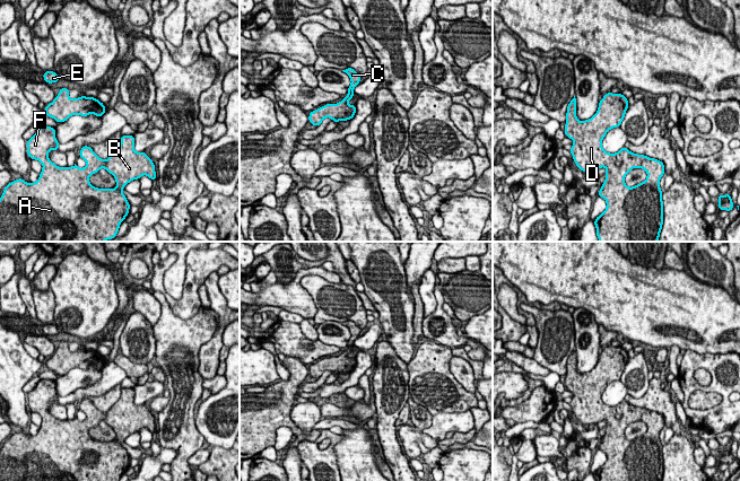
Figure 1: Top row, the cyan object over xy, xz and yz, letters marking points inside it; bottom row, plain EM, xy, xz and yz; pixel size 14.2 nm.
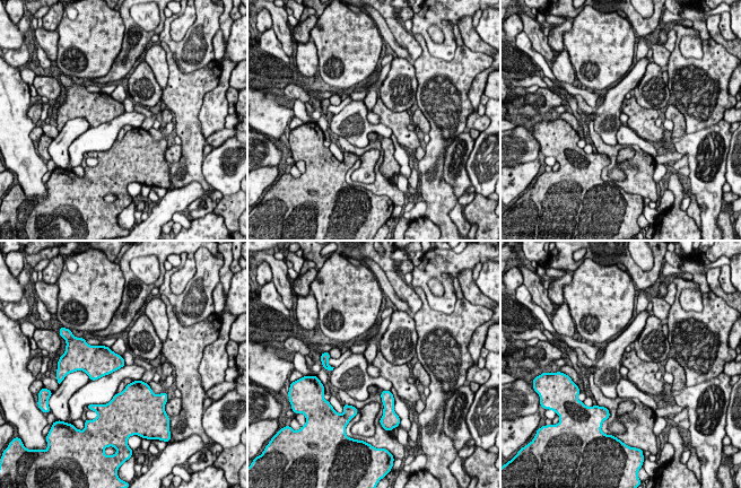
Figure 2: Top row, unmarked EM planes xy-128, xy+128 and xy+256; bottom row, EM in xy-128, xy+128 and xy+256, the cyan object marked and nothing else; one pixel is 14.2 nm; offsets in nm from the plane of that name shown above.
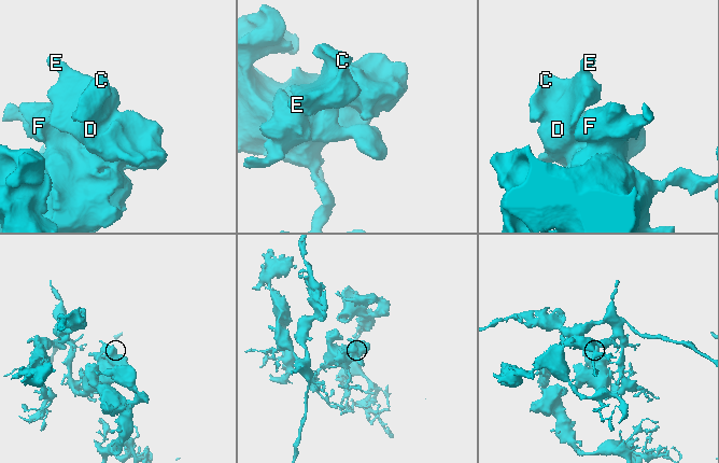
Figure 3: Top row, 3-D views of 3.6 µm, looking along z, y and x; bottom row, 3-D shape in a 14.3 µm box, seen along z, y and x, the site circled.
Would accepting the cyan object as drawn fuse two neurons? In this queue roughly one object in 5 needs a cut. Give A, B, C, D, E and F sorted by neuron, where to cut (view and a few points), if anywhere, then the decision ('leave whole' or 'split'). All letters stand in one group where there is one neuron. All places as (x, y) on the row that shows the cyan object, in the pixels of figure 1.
A B C D E F; no cut; leave whole

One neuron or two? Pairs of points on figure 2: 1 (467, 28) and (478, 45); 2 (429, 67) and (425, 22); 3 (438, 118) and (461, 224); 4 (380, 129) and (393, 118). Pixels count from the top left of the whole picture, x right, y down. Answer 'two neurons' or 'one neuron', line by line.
1: one neuron
2: two neurons
3: two neurons
4: two neurons

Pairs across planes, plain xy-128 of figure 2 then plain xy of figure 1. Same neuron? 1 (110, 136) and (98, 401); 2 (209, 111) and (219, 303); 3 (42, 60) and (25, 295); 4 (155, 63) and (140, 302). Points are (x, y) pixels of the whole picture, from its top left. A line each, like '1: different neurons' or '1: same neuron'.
1: different neurons
2: same neuron
3: same neuron
4: same neuron

